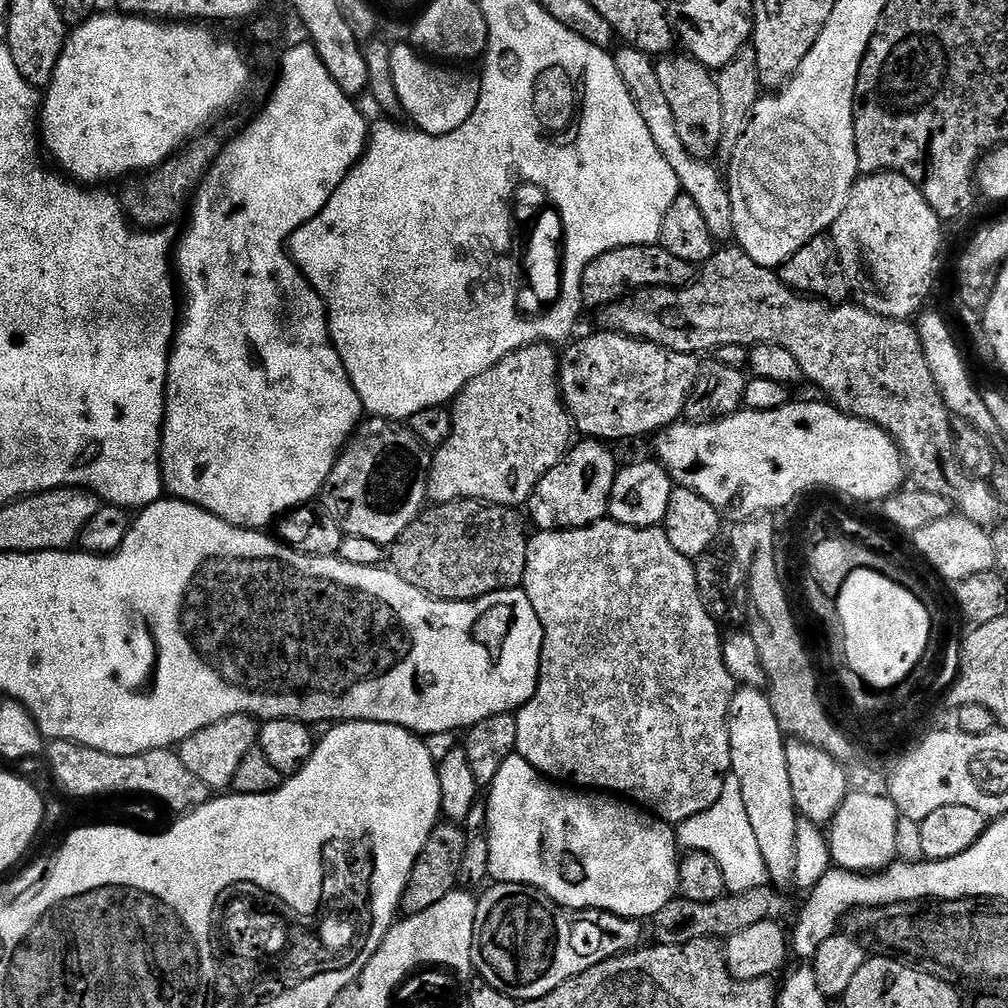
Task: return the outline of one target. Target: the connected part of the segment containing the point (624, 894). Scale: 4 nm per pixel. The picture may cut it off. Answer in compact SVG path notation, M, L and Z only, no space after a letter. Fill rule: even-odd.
M515 754L502 762L487 792L488 874L493 881L536 888L564 908L613 912L616 916L629 918L651 918L662 910L662 906L677 899L681 857L676 856L676 829L667 820L612 794L593 794L561 786L534 770L526 758Z

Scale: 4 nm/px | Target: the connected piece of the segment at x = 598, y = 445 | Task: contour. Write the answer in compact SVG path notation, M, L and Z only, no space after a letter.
M591 438L581 439L569 447L568 453L554 470L538 482L534 494L528 499L526 511L532 515L535 526L542 532L561 528L585 528L608 516L610 494L618 471L616 456L607 443Z

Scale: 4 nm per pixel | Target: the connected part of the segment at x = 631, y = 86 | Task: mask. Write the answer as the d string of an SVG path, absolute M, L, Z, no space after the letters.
M627 46L617 47L614 59L622 82L626 82L626 90L630 90L630 98L634 98L634 106L638 114L642 114L642 122L646 122L646 130L650 130L650 138L654 138L654 146L658 146L670 170L674 170L674 175L680 183L681 193L694 198L694 203L698 205L706 226L710 226L713 241L731 241L734 230L734 206L730 202L727 179L722 175L721 169L719 172L715 168L715 163L694 158L694 154L686 150L682 137L678 134L678 126L674 122L674 110L670 110L666 94L662 94L662 85L658 82L656 60L647 56L645 52L639 52L636 48Z

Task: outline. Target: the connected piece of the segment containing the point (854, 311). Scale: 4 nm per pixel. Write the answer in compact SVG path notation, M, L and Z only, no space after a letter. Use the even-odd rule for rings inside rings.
M724 246L721 250L713 251L712 257L704 263L699 269L698 275L693 279L692 283L687 284L684 288L641 288L639 291L624 296L621 300L616 300L612 304L599 311L599 324L605 331L622 333L624 336L634 337L638 340L643 340L645 343L662 345L664 348L672 352L686 352L689 354L701 354L700 352L715 353L717 348L722 346L746 346L751 349L758 344L773 344L774 346L782 346L785 350L790 350L790 354L794 354L794 358L798 361L798 366L804 372L804 380L807 383L817 384L822 391L825 392L827 399L835 404L841 412L845 412L848 416L856 416L860 420L868 420L871 424L877 424L887 436L891 436L893 442L900 448L900 453L904 456L907 475L910 477L911 483L915 487L922 490L930 490L930 494L940 494L942 498L952 501L953 509L959 515L970 518L970 522L978 522L978 526L992 530L996 525L1001 523L1002 509L1000 500L994 494L991 483L987 480L981 480L979 475L967 472L960 465L960 456L956 453L956 436L952 433L952 424L954 425L954 417L948 411L946 402L942 398L942 394L938 390L938 386L934 382L934 374L930 374L930 362L926 362L926 354L922 350L922 342L920 334L915 323L906 320L895 320L888 318L877 312L871 312L869 308L863 308L858 302L852 304L823 304L820 300L811 300L808 296L799 296L795 287L789 286L780 279L779 275L771 268L763 268L758 266L758 262L754 262L754 258L750 258L738 246Z

